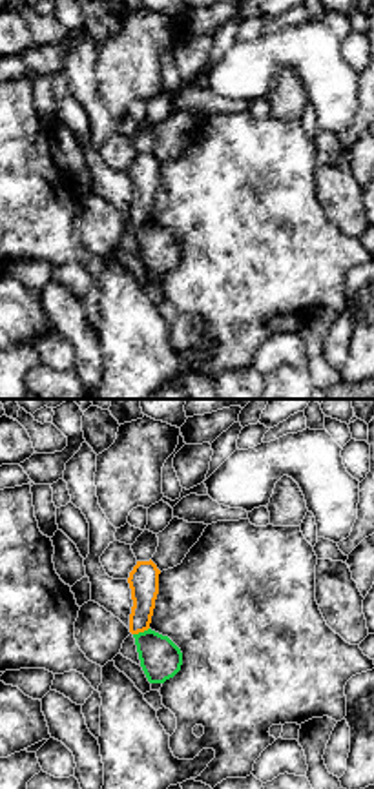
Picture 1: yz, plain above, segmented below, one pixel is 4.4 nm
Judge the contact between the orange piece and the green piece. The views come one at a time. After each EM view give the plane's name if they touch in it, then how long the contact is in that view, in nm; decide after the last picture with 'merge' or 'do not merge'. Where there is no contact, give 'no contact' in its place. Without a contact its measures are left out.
yz | 80 nm

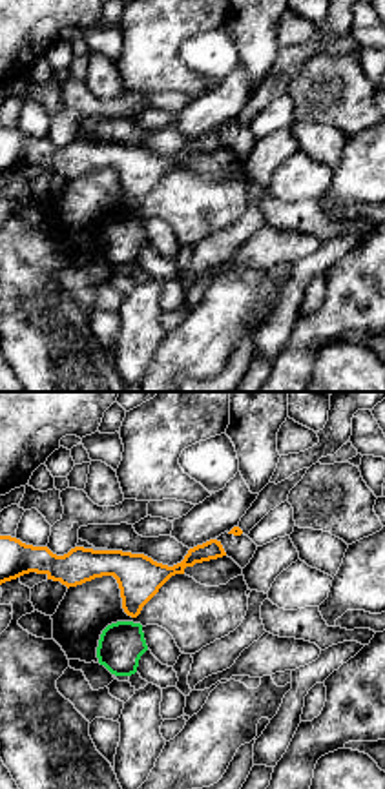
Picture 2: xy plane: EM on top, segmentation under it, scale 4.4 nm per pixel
no contact

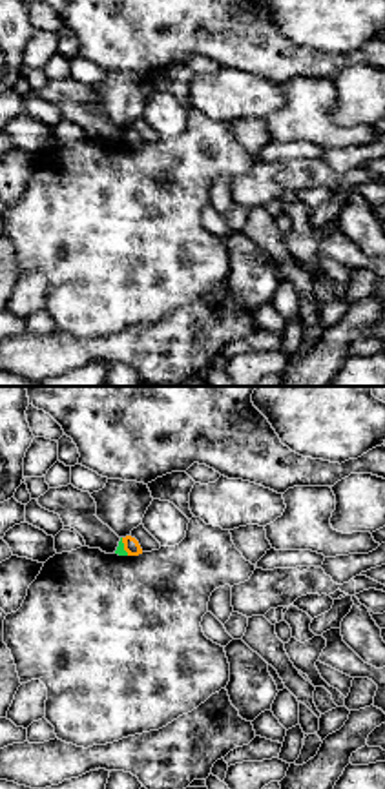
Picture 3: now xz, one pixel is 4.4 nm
xz | 90 nm

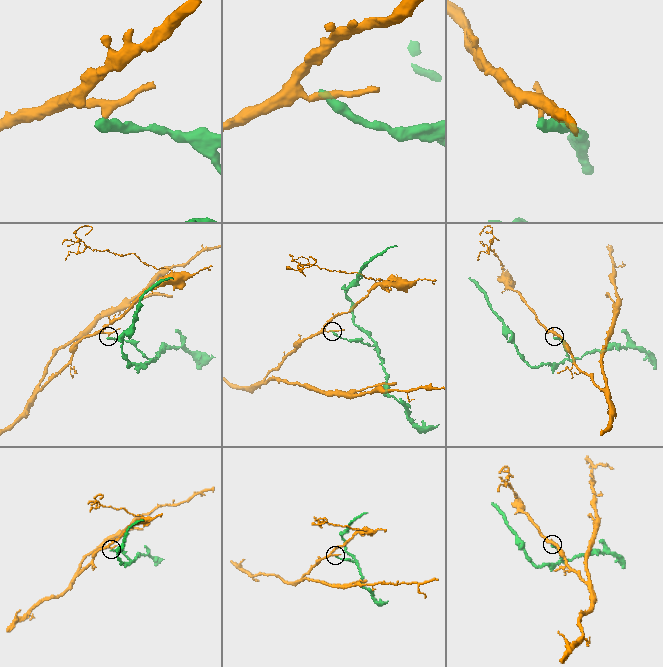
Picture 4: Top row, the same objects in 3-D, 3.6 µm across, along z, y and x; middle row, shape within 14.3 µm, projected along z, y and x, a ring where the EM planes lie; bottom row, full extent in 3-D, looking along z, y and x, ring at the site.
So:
do not merge

